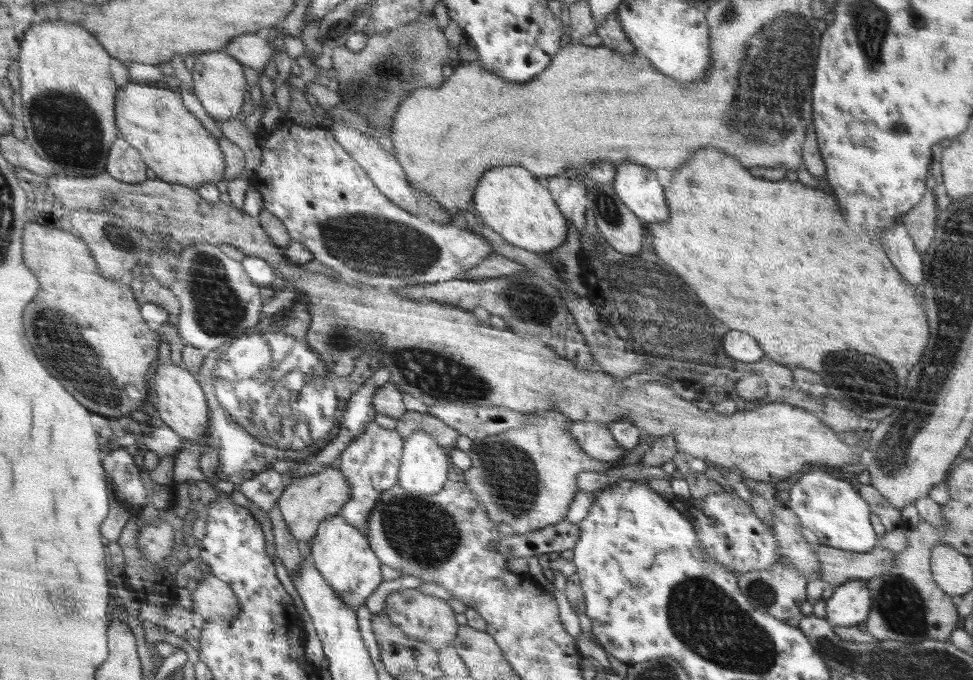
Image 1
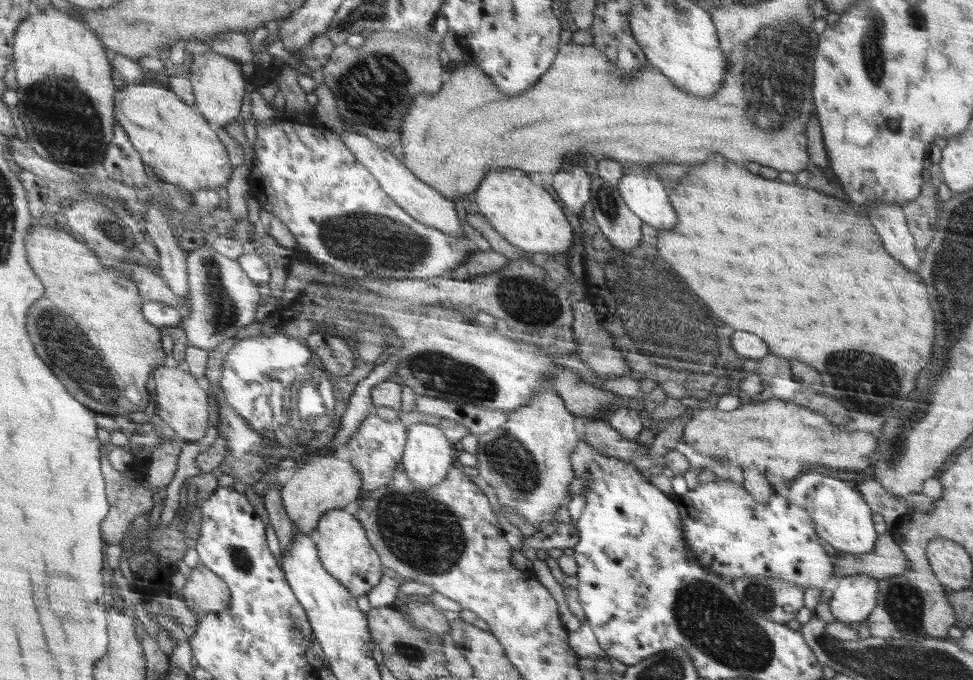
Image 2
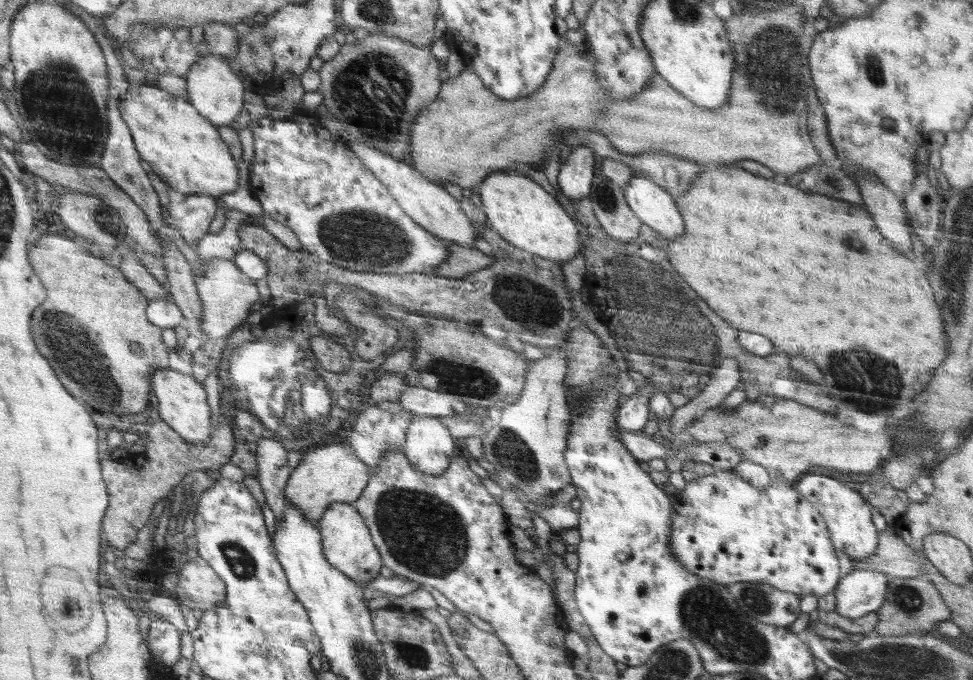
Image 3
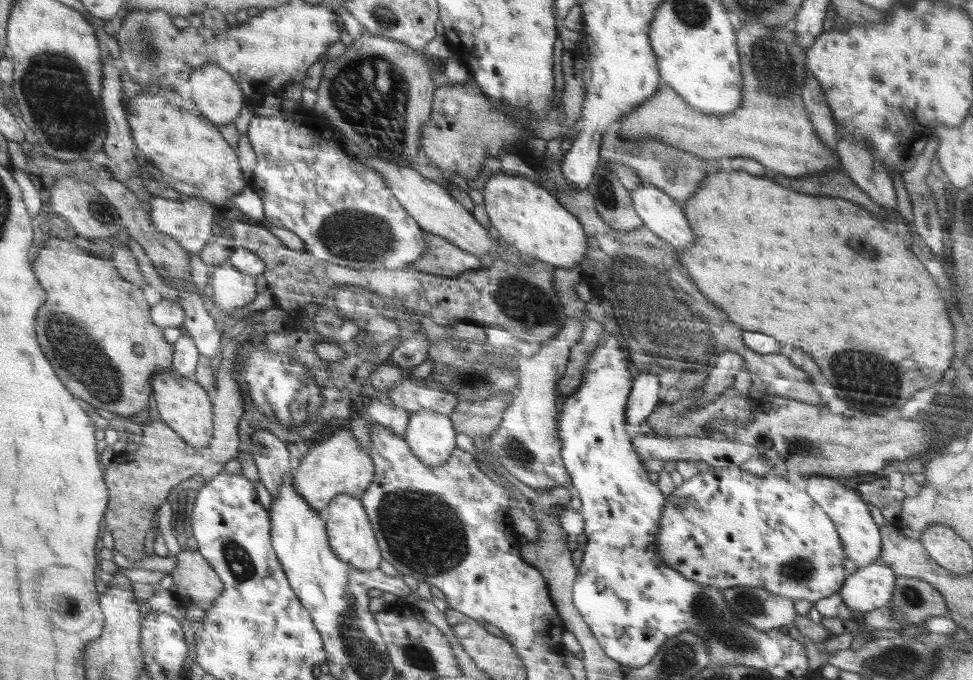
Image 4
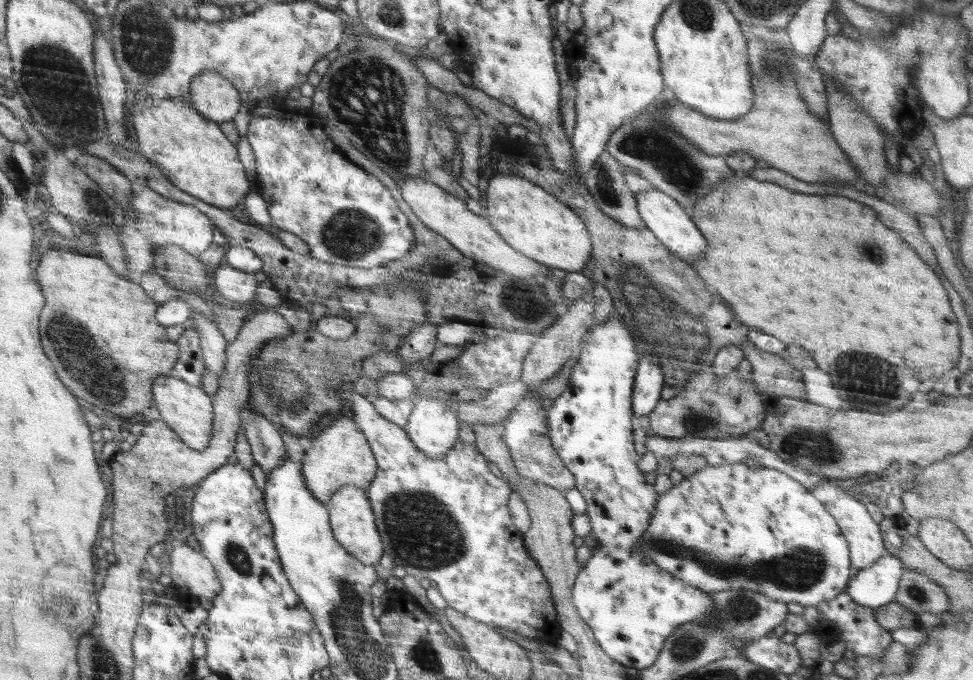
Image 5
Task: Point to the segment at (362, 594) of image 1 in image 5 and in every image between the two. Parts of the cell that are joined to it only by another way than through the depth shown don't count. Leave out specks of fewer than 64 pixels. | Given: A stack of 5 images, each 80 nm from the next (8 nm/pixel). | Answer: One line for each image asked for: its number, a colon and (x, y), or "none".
2: (346, 553)
3: (348, 544)
4: (352, 539)
5: (352, 519)

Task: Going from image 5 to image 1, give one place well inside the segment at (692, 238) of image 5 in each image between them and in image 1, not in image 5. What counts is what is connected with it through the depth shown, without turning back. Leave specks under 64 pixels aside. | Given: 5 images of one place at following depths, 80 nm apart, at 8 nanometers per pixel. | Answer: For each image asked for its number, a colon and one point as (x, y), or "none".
1: (637, 187)
2: (645, 196)
3: (655, 207)
4: (660, 213)

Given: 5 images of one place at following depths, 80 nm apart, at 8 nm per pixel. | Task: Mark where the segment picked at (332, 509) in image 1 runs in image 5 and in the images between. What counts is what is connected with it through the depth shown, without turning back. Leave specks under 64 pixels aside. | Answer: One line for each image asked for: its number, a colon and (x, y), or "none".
2: (323, 482)
3: (328, 473)
4: (336, 464)
5: (340, 455)

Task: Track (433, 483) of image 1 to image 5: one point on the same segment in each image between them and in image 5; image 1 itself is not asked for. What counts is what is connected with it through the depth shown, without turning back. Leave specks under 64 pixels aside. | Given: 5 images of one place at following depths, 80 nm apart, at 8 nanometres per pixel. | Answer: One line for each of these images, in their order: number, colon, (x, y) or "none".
2: (427, 458)
3: (429, 445)
4: (430, 435)
5: (434, 430)

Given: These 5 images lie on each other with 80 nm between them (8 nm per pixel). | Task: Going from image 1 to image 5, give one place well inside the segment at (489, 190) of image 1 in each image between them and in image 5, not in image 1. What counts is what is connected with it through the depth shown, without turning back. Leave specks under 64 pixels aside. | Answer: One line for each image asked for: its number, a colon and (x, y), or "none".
2: (527, 216)
3: (526, 216)
4: (526, 217)
5: (538, 225)

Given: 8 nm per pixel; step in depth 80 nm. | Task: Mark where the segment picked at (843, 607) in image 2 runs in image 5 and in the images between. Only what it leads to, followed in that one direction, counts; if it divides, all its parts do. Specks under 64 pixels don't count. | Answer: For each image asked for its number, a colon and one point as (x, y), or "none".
3: (862, 591)
4: (868, 588)
5: (877, 585)

